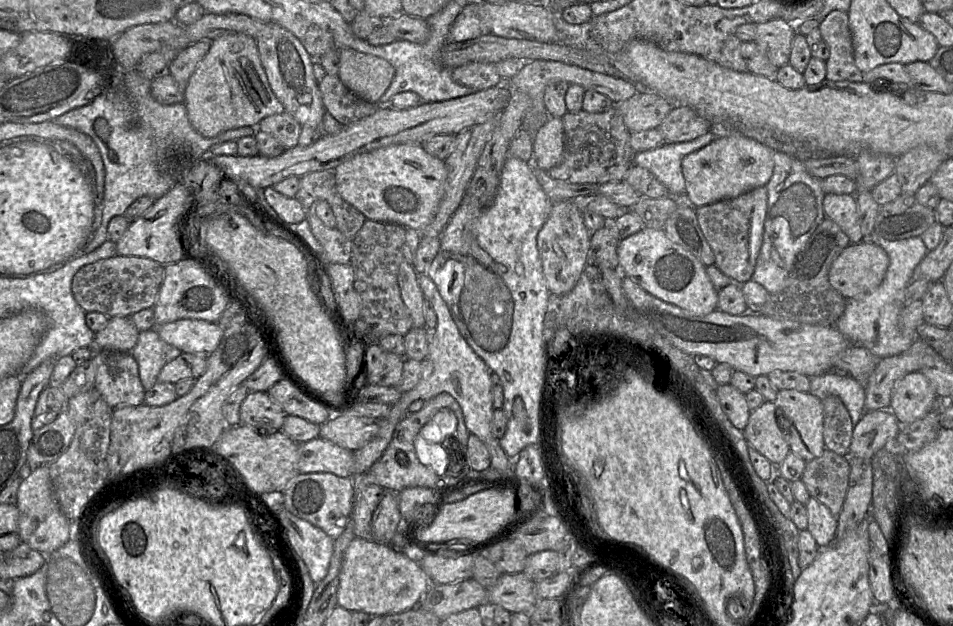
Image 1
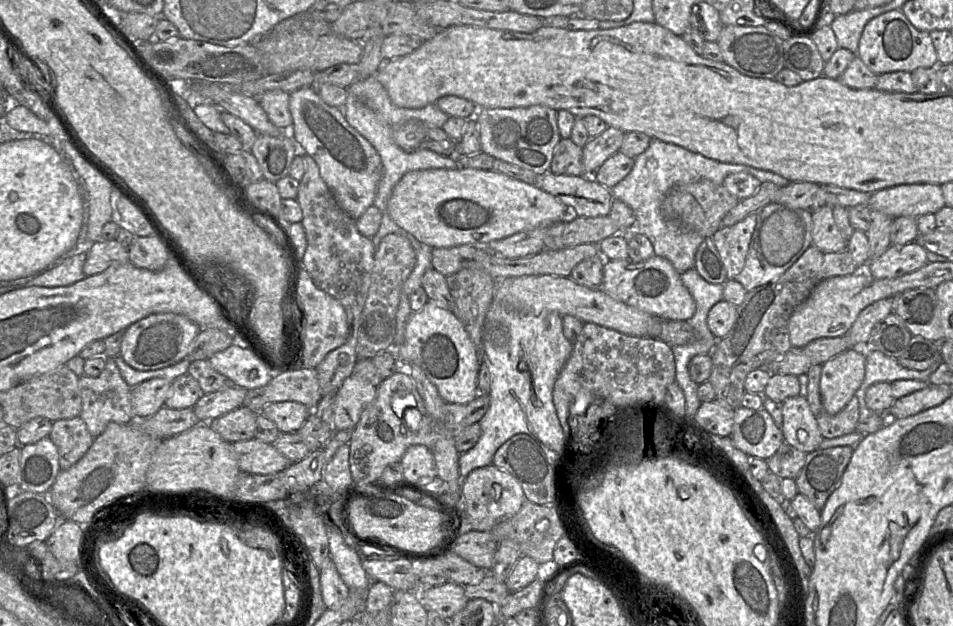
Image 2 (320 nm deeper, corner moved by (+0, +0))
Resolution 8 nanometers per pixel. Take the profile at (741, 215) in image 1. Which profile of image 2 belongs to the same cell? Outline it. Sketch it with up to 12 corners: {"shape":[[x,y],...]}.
{"shape":[[758,213],[711,237],[727,280],[743,270]]}

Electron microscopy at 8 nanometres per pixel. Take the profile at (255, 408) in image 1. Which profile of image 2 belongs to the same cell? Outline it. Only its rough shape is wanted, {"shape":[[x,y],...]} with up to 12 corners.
{"shape":[[241,406],[209,421],[225,441],[253,439],[260,411]]}

